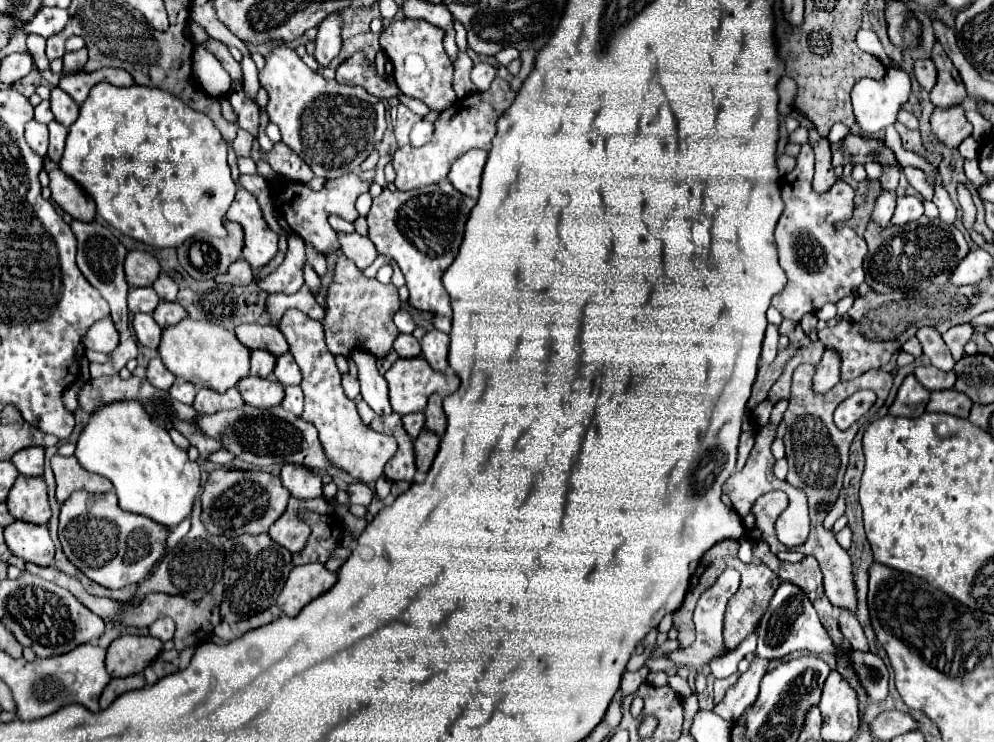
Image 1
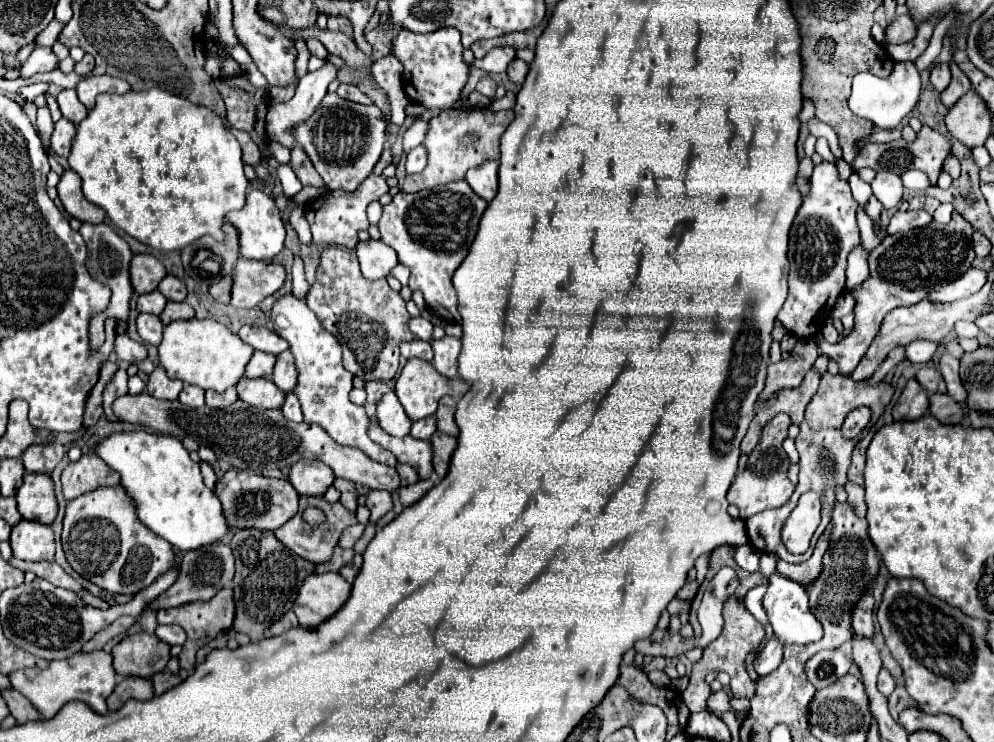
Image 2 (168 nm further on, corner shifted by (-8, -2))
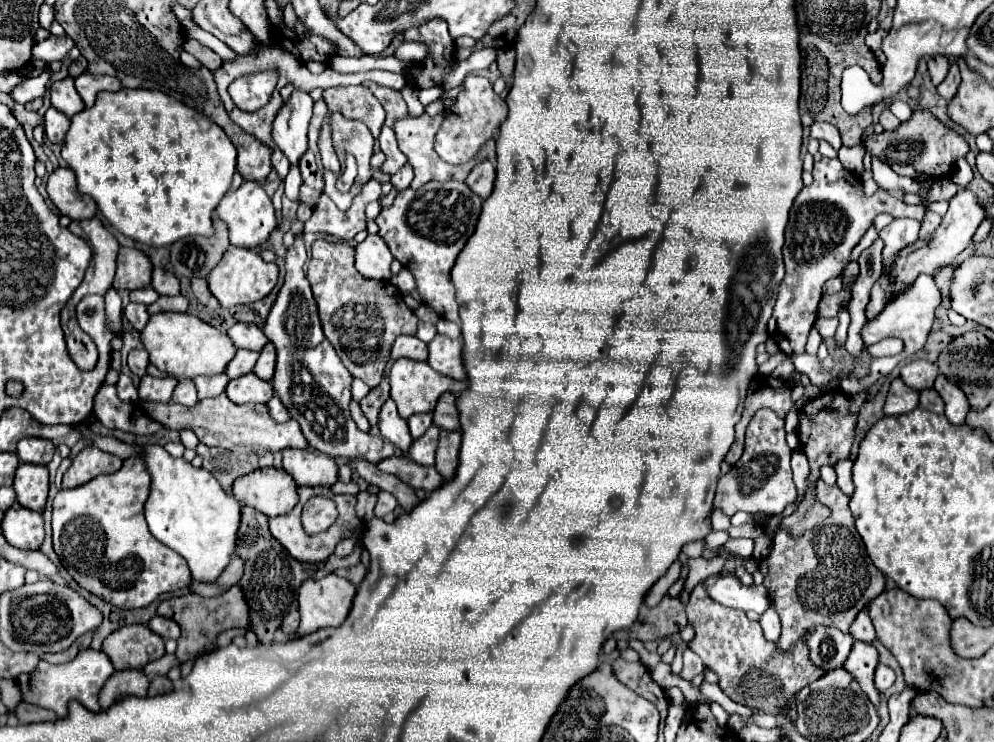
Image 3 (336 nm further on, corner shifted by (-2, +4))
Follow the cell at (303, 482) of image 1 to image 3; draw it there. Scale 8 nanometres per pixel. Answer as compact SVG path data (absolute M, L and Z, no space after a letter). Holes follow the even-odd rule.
M284 449L284 471L292 475L298 487L334 485L338 481L338 465L324 453L310 449Z

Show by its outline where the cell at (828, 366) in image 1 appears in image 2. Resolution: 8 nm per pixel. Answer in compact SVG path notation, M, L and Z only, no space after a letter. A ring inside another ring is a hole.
M954 211L952 221L948 225L932 221L924 229L912 229L900 235L884 237L878 249L868 255L870 277L852 291L856 297L852 333L834 345L822 341L820 353L832 357L838 363L842 375L850 375L864 357L872 339L878 335L884 317L892 309L916 305L918 301L926 299L928 291L956 279L970 269L970 263L974 261L972 233L974 227L958 211Z

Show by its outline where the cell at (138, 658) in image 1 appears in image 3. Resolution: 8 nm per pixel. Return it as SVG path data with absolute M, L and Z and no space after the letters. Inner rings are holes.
M124 625L104 639L102 651L116 671L144 669L146 663L164 655L164 641L152 633L148 625Z

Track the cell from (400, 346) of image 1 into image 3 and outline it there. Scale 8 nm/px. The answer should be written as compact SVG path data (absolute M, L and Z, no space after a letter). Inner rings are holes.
M400 335L394 341L394 347L392 347L392 359L398 359L398 357L408 357L408 359L414 359L414 361L426 361L428 349L418 337Z

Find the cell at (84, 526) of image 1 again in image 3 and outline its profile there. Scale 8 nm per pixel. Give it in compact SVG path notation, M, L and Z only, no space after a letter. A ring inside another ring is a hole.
M136 457L124 459L120 471L112 475L100 475L86 485L80 485L70 491L60 491L54 499L54 513L52 513L52 539L54 551L60 557L62 565L90 593L110 601L116 607L146 607L150 605L160 593L184 589L190 583L190 569L178 553L170 547L162 545L150 531L142 513L144 501L150 493L150 475L144 463Z

